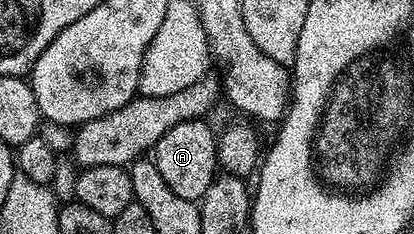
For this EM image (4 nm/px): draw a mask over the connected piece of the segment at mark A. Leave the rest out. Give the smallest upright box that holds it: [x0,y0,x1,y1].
[151,119,219,203]

